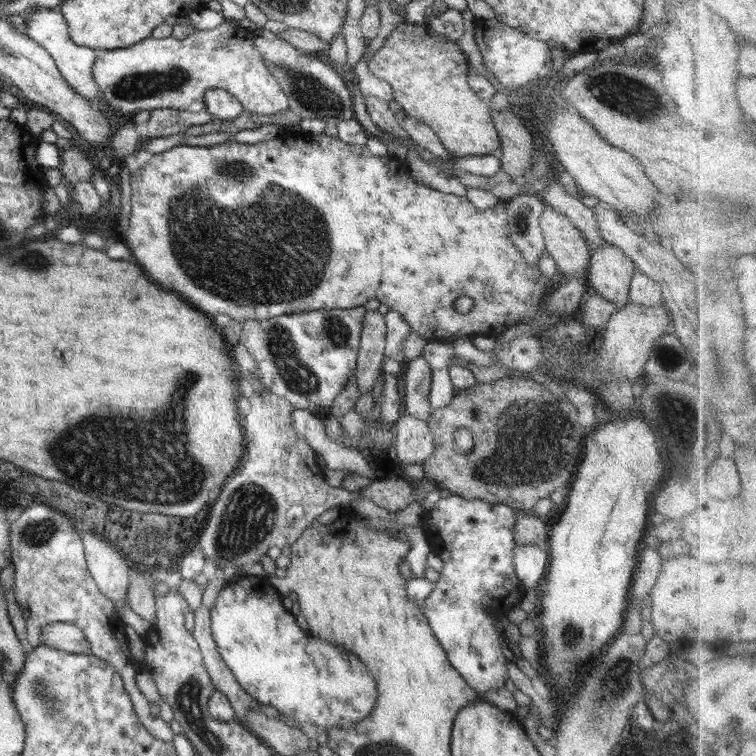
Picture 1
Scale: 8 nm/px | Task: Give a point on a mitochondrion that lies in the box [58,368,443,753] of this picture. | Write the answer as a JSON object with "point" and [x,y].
{"point":[244,522]}

